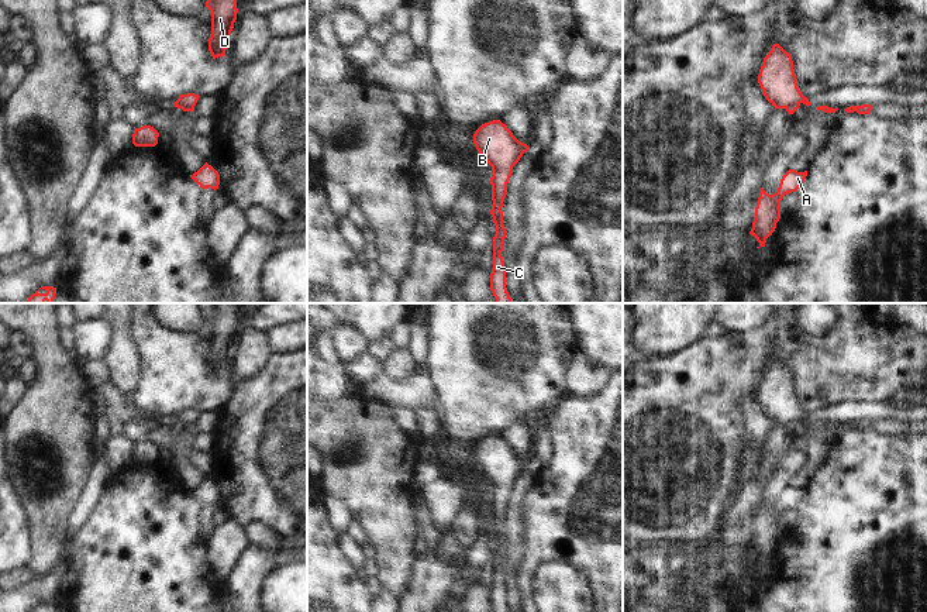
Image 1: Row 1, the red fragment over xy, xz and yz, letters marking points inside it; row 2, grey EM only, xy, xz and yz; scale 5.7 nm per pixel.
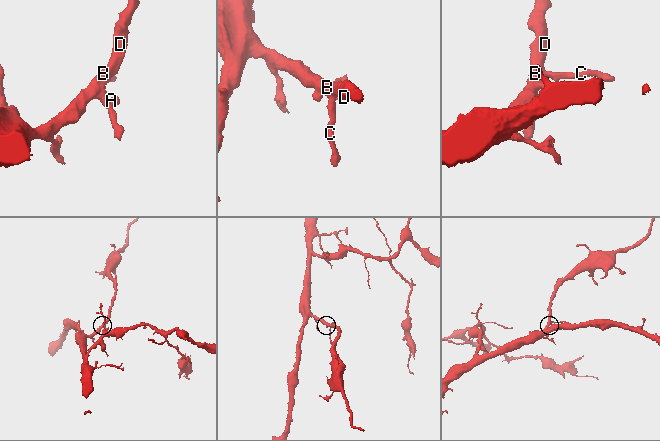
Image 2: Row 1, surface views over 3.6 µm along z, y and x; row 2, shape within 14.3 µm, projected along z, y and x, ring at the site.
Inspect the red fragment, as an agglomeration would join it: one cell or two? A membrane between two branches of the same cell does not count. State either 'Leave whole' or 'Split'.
Leave whole

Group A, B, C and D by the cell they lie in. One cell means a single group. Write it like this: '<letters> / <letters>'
A B C D

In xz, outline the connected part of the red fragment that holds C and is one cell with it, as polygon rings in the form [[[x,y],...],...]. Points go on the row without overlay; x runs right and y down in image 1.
[[[500,436],[482,440],[473,450],[473,460],[480,472],[492,482],[492,526],[496,550],[493,553],[493,584],[490,606],[493,612],[510,612],[506,604],[506,584],[502,573],[506,544],[503,540],[503,518],[513,482],[530,463],[518,457]]]

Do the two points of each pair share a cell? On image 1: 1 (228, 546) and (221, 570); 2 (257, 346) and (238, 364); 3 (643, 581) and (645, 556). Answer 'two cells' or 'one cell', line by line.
1: one cell
2: one cell
3: two cells

